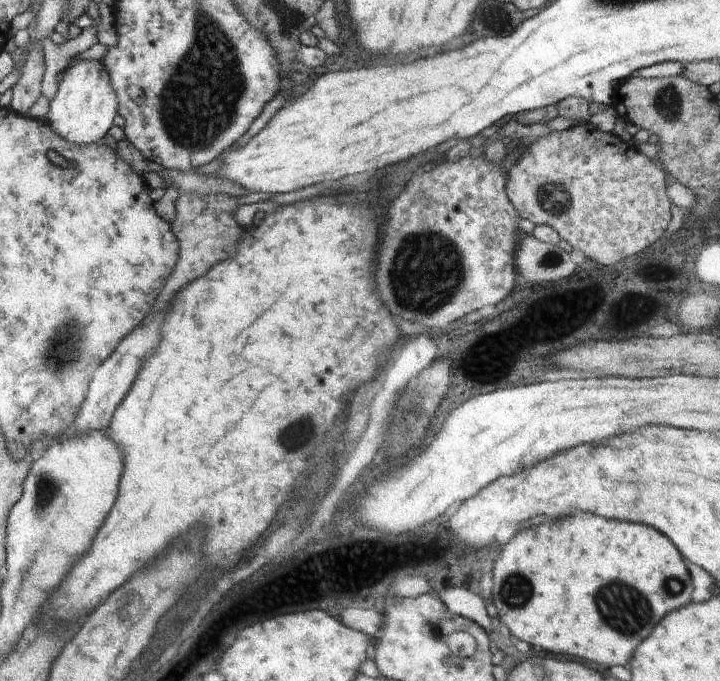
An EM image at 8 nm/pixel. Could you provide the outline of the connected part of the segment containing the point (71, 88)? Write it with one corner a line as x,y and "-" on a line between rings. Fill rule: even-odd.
79,59
64,71
56,96
49,102
46,121
54,132
72,144
92,144
103,140
112,128
118,108
117,92
109,69
100,60

